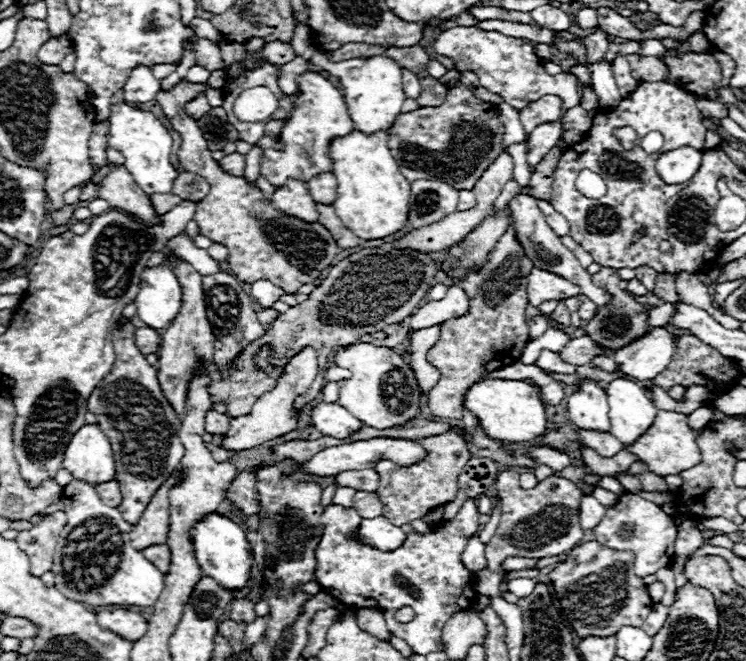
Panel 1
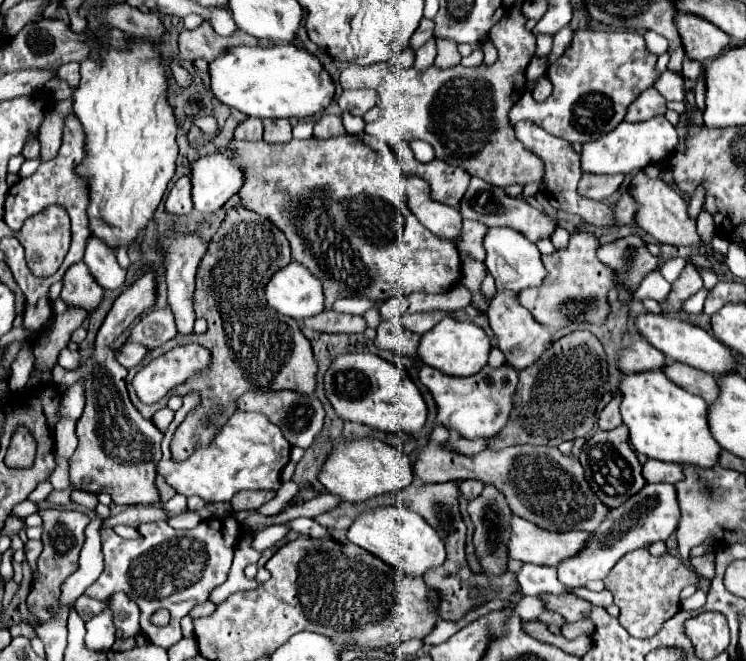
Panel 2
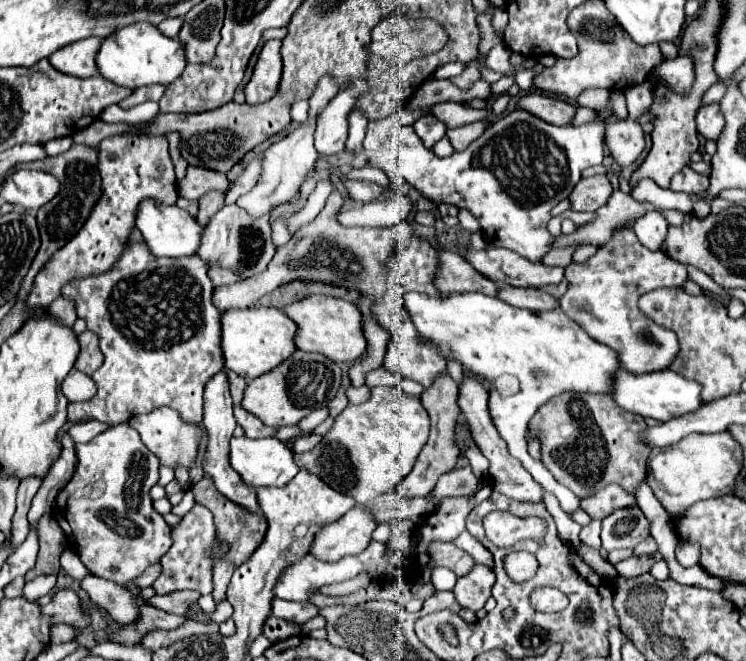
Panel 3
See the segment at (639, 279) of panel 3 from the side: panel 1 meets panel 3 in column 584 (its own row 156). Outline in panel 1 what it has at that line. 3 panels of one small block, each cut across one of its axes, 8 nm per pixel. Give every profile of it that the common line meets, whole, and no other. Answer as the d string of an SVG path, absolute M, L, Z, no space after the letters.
M304 72L296 78L298 82L298 100L294 100L294 112L286 120L286 126L280 134L284 144L282 150L266 148L262 150L260 158L260 174L272 184L280 186L284 180L294 178L308 184L308 180L316 174L332 172L332 158L330 158L330 144L334 138L346 136L354 130L354 122L346 110L344 96L338 88L334 88L322 74L318 72Z

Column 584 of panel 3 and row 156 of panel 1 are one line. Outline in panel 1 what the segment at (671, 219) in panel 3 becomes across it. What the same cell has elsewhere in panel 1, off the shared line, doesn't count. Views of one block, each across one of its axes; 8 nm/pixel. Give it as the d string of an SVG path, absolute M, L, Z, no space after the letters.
M238 152L224 156L222 160L218 160L218 164L224 168L224 172L228 172L228 174L232 174L232 176L242 176L242 174L244 174L244 168L246 168L244 156L238 154Z

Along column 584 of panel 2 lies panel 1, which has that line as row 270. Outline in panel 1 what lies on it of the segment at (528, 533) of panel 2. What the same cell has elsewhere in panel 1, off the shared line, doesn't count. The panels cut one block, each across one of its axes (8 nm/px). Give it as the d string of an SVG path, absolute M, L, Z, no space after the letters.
M532 268L528 274L528 302L532 306L540 306L546 300L566 300L578 294L580 288L562 276L538 268Z

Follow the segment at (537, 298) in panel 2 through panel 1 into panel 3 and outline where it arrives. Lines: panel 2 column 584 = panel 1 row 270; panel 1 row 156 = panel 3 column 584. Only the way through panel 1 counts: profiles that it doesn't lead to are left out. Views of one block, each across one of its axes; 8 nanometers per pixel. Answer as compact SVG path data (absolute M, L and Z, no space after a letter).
M606 176L582 178L570 194L570 210L576 212L596 212L602 204L608 202L612 194L612 184Z

